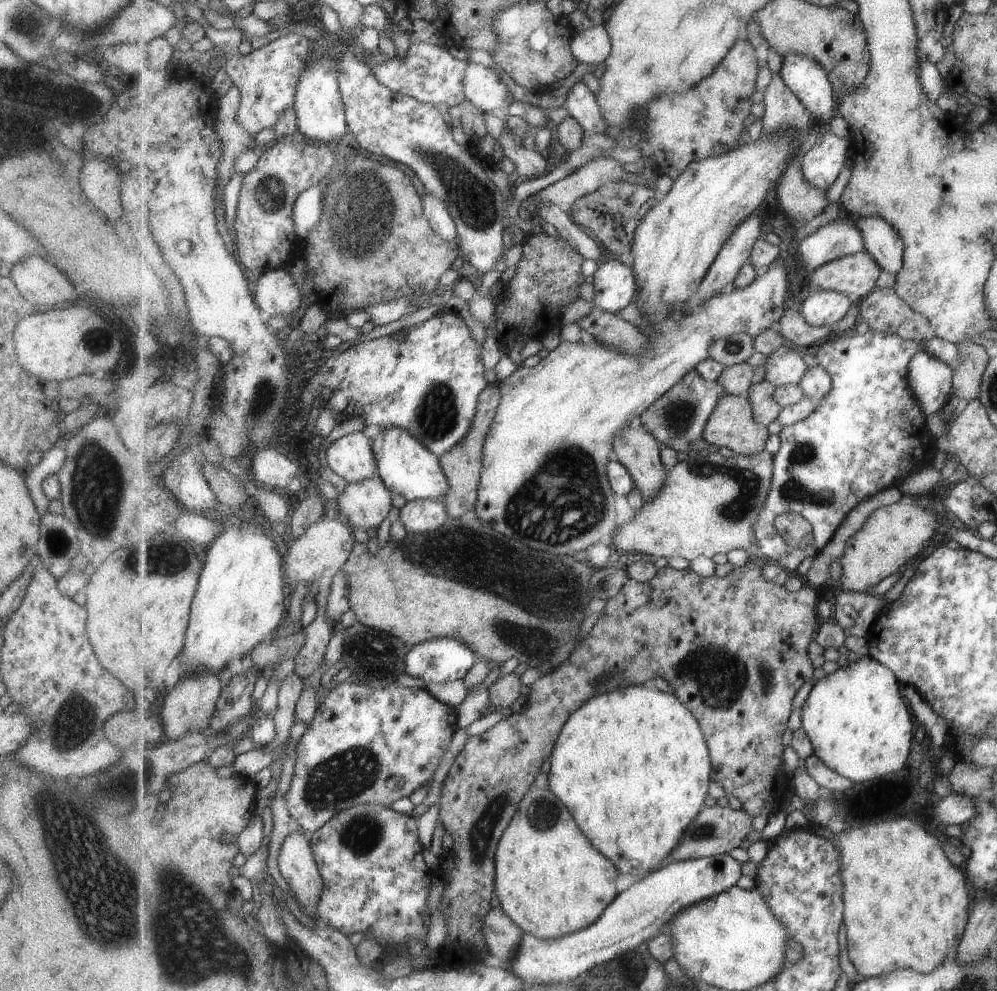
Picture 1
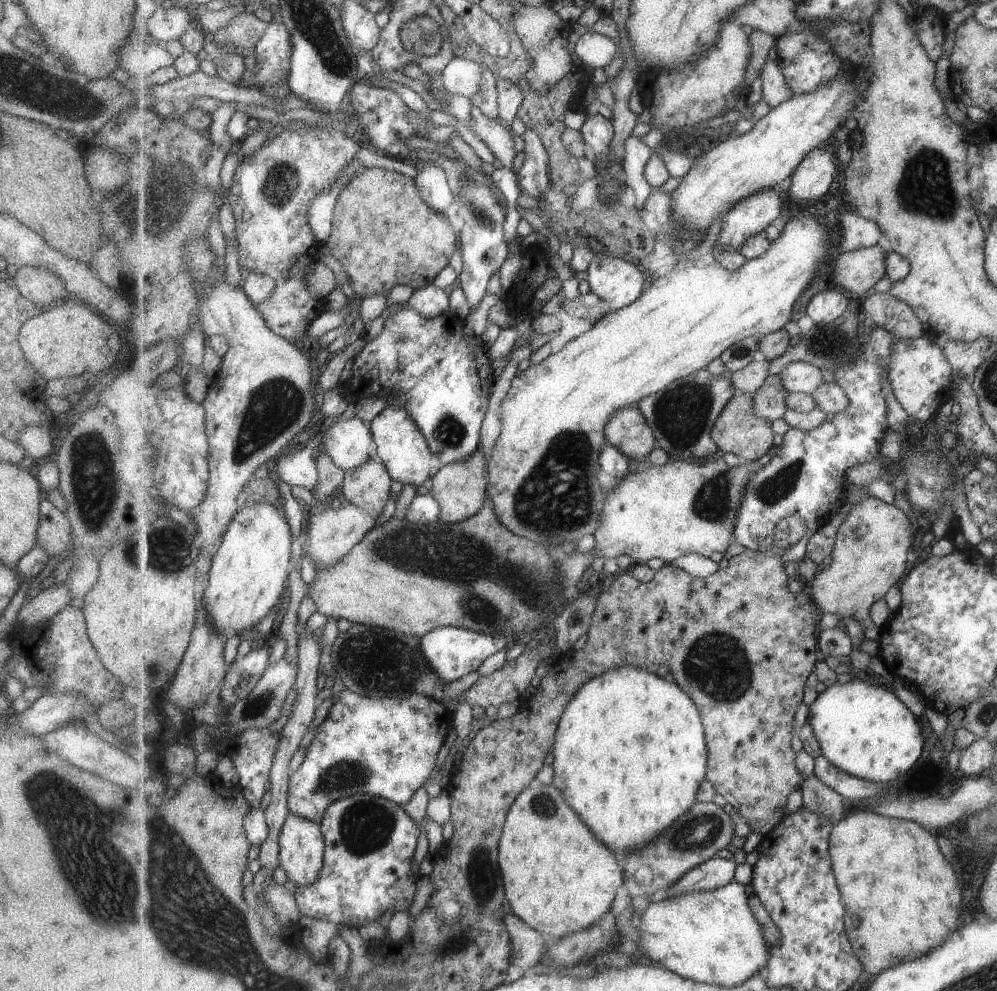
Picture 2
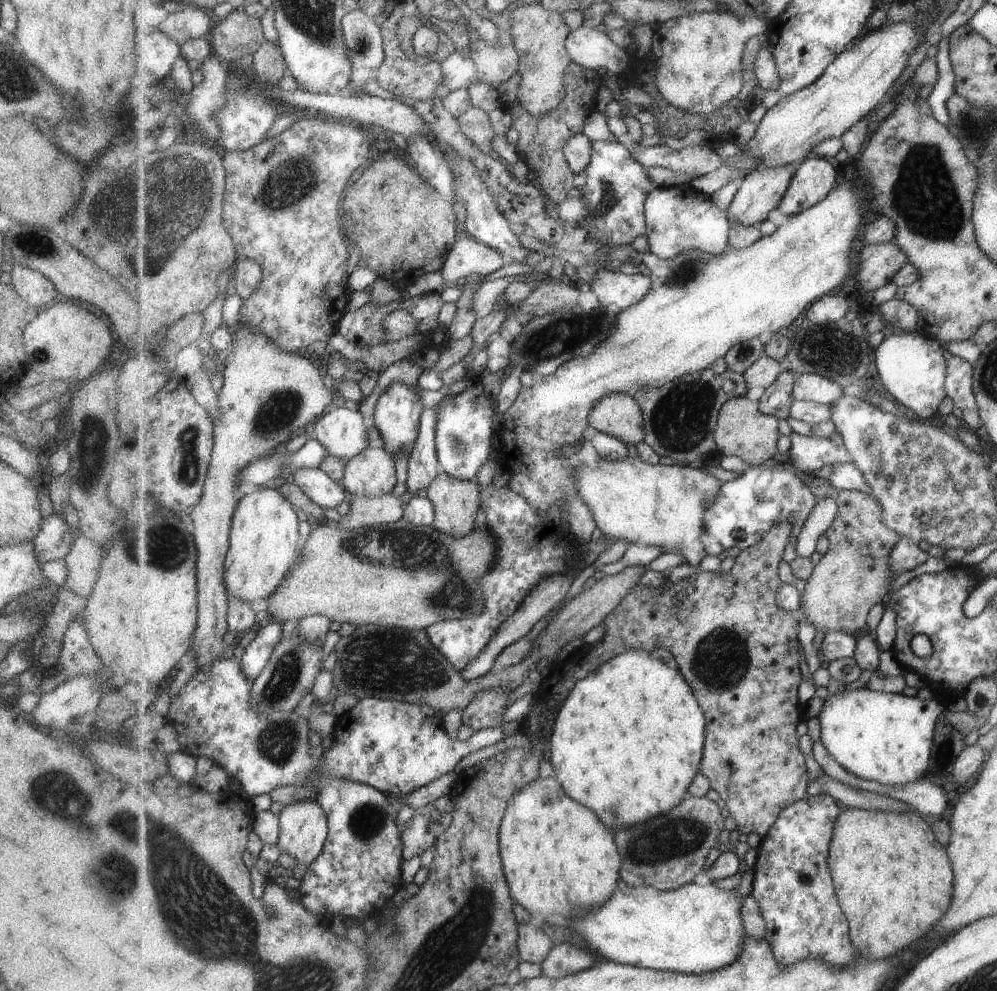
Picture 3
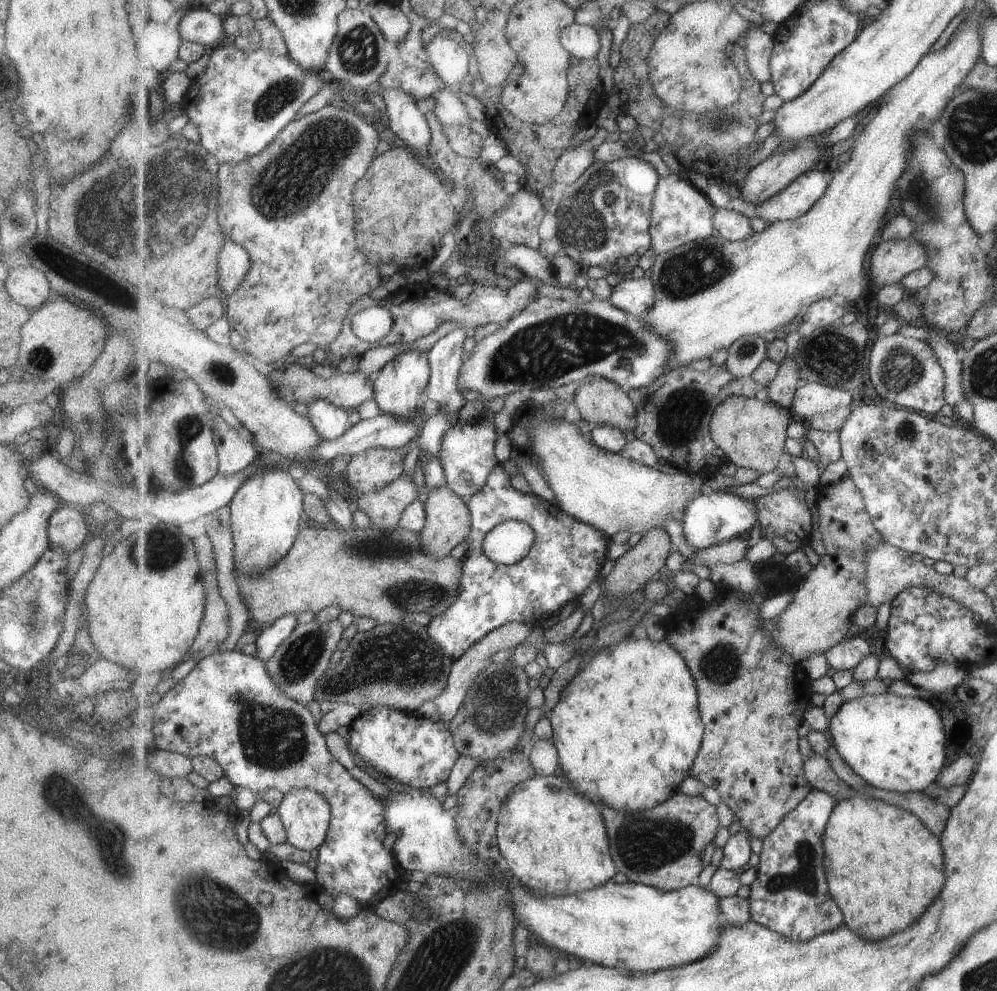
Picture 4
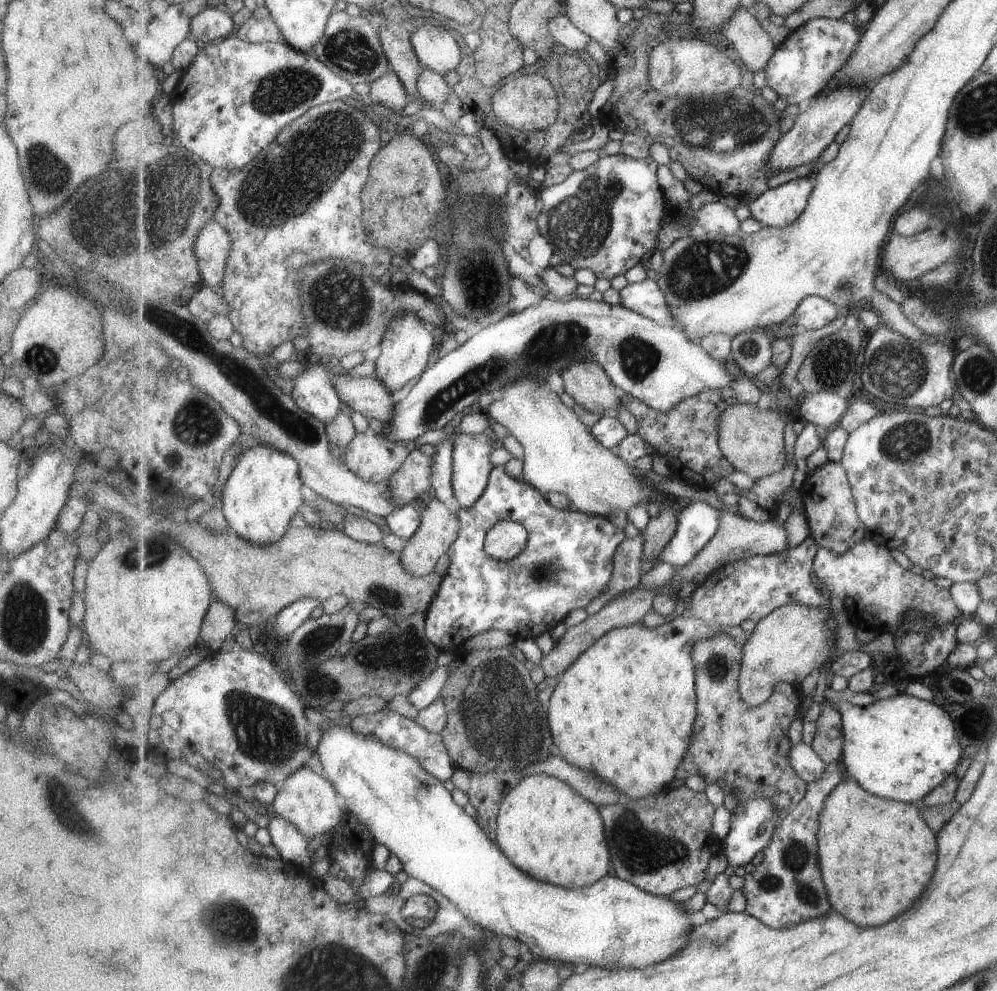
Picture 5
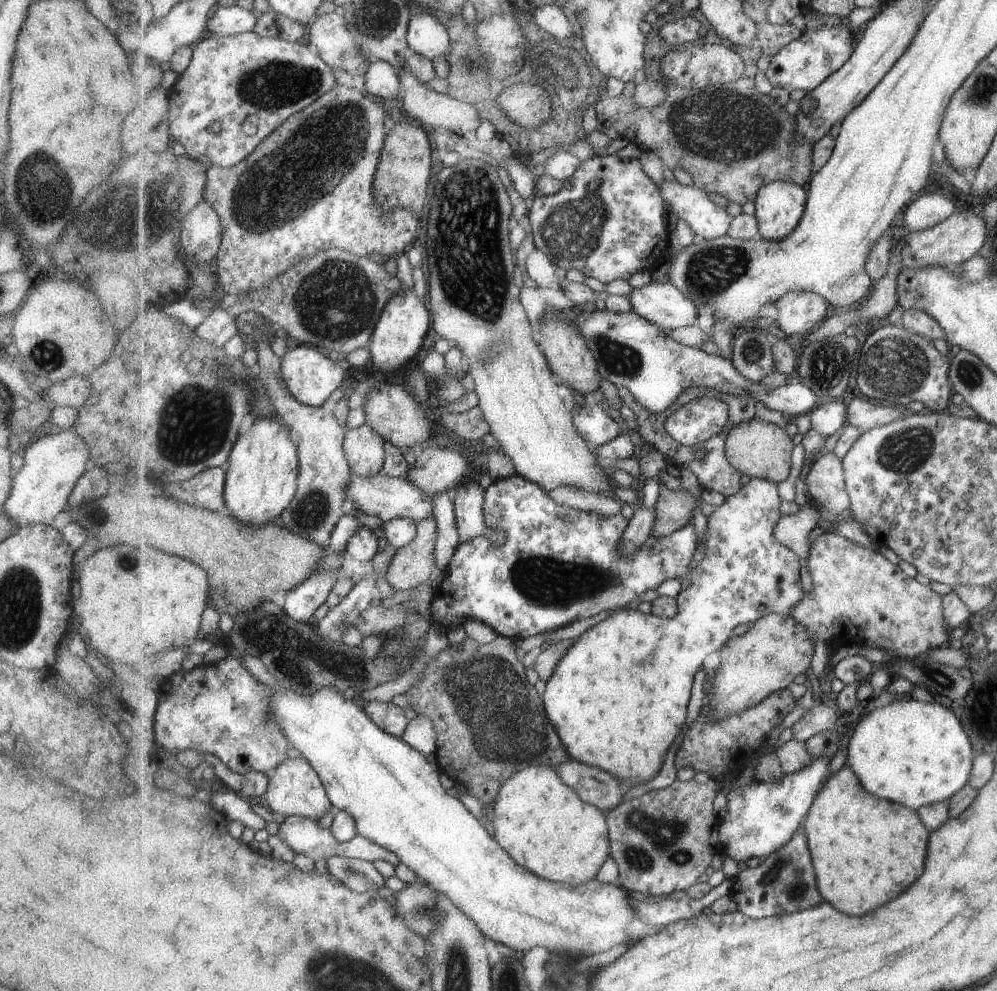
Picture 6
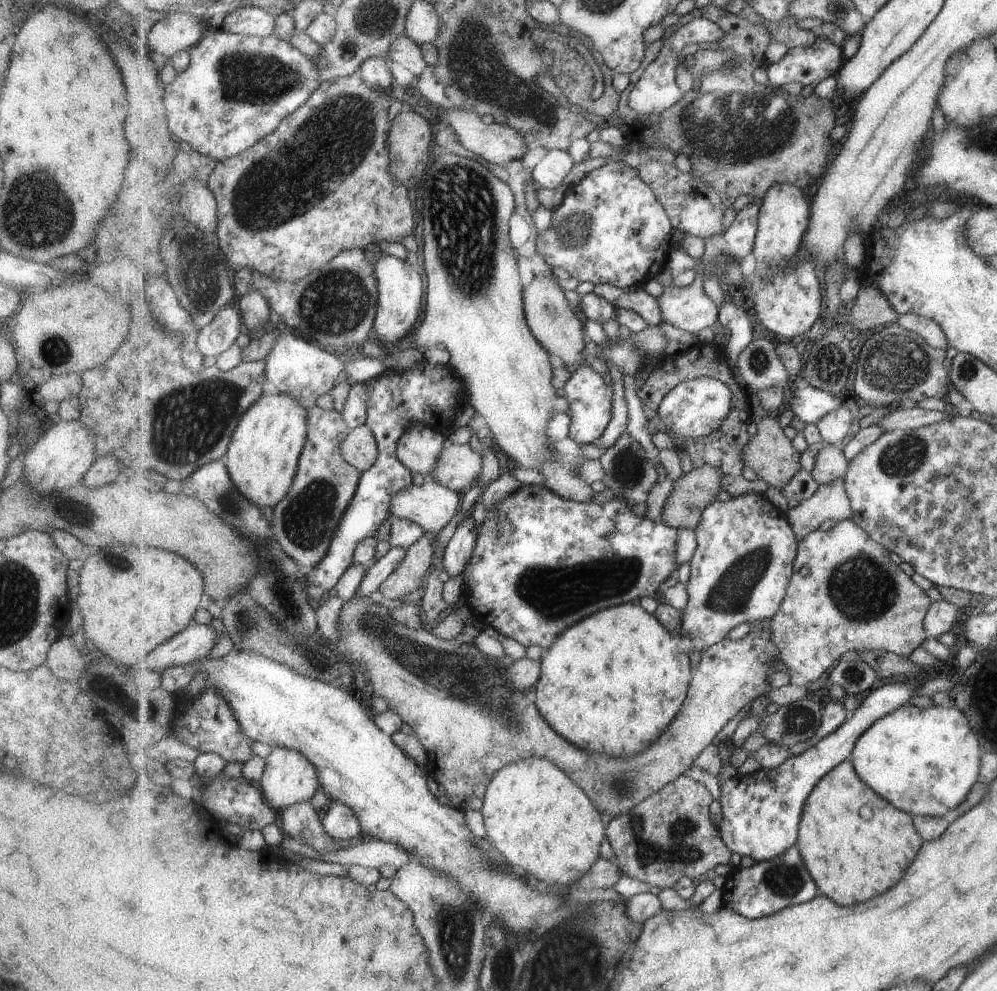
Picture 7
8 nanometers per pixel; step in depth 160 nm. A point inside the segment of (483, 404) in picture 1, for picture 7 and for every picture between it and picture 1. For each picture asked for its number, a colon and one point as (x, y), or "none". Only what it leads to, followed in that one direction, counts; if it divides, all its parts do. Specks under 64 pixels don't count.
2: (460, 487)
3: (457, 501)
4: (449, 520)
5: (440, 527)
6: (414, 564)
7: (406, 581)

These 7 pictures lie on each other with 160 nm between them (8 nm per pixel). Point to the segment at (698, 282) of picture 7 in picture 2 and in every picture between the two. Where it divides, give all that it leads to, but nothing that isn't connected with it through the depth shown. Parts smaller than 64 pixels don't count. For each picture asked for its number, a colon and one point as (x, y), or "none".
2: (620, 283)
3: (611, 286)
4: (637, 296)
5: (646, 297)
6: (664, 304)

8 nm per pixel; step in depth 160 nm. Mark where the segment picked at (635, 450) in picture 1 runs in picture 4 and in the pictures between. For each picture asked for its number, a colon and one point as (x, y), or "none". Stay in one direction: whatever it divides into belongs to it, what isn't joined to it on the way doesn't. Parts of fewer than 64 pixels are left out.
2: (628, 430)
3: (620, 415)
4: (604, 402)

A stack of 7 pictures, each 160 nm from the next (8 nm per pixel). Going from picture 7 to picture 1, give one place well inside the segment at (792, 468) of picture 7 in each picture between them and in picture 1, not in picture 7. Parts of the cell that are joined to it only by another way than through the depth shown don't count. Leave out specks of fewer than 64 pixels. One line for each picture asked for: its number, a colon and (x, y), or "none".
1: (732, 424)
2: (739, 430)
3: (743, 430)
4: (752, 433)
5: (754, 440)
6: (758, 448)

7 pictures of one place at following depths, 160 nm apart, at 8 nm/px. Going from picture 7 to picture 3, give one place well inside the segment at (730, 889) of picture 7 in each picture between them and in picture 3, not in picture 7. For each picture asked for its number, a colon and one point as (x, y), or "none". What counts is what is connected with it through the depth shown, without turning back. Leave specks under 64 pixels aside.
3: (792, 882)
4: (791, 896)
5: (786, 888)
6: (785, 882)

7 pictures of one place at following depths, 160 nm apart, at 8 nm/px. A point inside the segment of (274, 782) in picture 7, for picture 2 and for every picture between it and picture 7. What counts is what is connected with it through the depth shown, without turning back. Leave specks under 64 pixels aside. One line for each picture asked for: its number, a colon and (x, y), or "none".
2: (302, 842)
3: (305, 827)
4: (306, 814)
5: (311, 801)
6: (295, 788)

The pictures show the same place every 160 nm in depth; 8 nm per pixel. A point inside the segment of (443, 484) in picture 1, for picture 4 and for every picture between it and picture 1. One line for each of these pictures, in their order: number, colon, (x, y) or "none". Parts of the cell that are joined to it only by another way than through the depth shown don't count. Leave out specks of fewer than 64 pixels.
2: (400, 443)
3: (397, 417)
4: (400, 390)

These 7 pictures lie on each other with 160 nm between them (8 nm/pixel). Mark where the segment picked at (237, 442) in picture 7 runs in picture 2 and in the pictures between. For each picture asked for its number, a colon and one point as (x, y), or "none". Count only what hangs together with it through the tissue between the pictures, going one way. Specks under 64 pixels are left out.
2: (247, 576)
3: (265, 537)
4: (266, 510)
5: (265, 491)
6: (262, 477)

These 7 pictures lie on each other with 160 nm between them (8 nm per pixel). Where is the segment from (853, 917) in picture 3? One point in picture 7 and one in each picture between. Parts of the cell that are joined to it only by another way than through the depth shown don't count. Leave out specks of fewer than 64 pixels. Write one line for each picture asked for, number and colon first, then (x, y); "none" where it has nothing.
4: (877, 852)
5: (877, 855)
6: (866, 849)
7: (853, 858)

